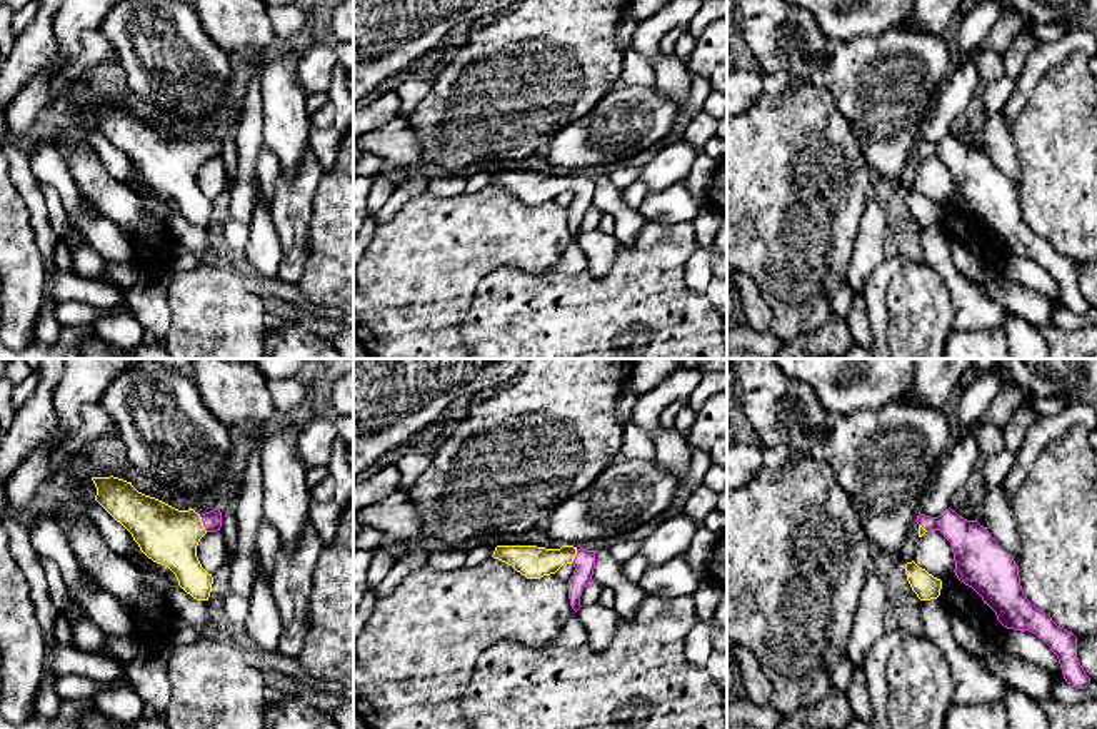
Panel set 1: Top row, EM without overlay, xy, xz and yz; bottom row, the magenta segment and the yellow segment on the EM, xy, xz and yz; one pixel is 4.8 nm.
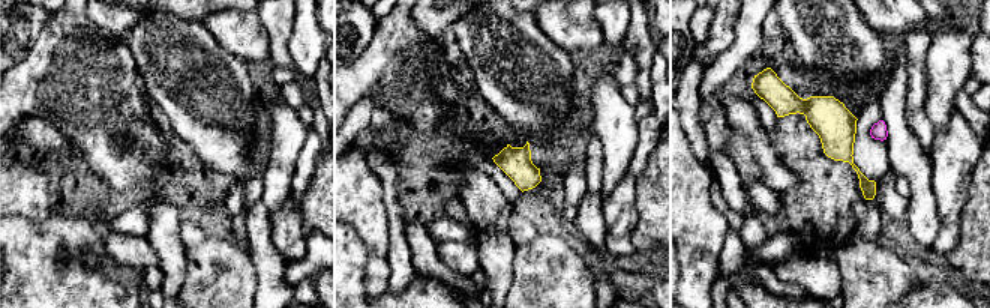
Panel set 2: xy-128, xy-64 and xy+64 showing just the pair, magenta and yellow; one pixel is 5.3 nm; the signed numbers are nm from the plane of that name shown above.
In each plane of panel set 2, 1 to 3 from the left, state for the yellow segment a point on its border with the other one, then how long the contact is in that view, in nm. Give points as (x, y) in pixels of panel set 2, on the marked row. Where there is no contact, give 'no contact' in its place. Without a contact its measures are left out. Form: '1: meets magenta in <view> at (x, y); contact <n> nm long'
1: no contact
2: no contact
3: no contact

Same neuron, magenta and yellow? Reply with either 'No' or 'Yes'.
Yes

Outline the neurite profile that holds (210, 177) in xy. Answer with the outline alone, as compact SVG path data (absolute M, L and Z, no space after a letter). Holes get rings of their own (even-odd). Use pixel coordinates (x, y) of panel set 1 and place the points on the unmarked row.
M220 157L207 158L197 172L197 184L208 200L215 200L220 194L228 190L223 160Z

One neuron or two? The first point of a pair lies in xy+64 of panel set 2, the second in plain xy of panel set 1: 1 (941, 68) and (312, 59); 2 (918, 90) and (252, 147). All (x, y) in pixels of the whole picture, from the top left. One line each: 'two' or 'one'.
1: two
2: one

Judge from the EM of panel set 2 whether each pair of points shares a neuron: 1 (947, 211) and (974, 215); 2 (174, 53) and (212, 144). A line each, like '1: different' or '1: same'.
1: different
2: same

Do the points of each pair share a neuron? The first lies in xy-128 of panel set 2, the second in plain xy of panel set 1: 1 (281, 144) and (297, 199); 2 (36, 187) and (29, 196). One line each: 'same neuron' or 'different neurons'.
1: different neurons
2: different neurons

